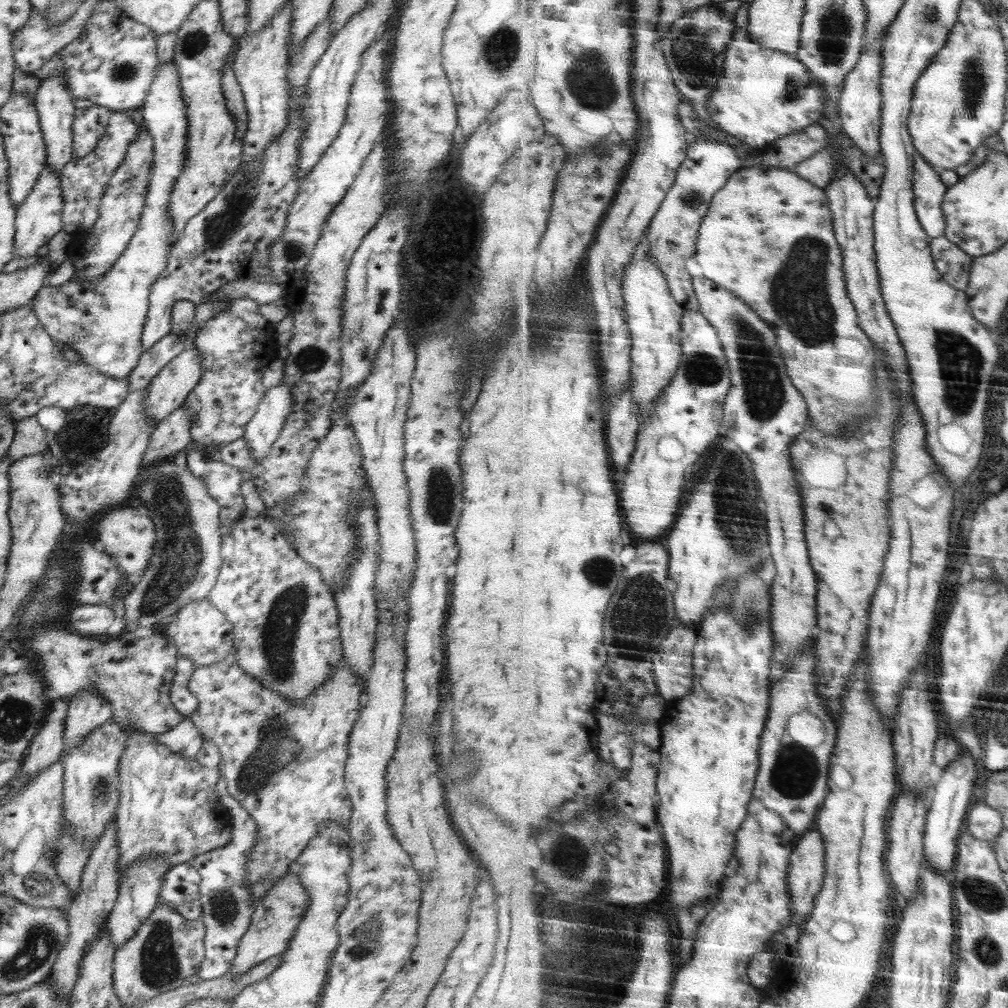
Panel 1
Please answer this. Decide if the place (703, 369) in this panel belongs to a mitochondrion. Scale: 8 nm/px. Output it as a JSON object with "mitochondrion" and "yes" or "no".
{"mitochondrion":"yes"}

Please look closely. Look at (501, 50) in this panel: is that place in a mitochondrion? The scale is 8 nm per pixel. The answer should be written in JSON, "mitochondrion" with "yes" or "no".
{"mitochondrion":"yes"}

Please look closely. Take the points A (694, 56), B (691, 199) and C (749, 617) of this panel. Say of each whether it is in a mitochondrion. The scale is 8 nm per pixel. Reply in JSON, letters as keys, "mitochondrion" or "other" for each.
{"A":"mitochondrion","B":"mitochondrion","C":"mitochondrion"}

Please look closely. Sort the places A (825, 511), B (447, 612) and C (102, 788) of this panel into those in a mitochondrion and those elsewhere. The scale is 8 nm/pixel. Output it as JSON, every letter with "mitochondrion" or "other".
{"A":"mitochondrion","B":"other","C":"mitochondrion"}

